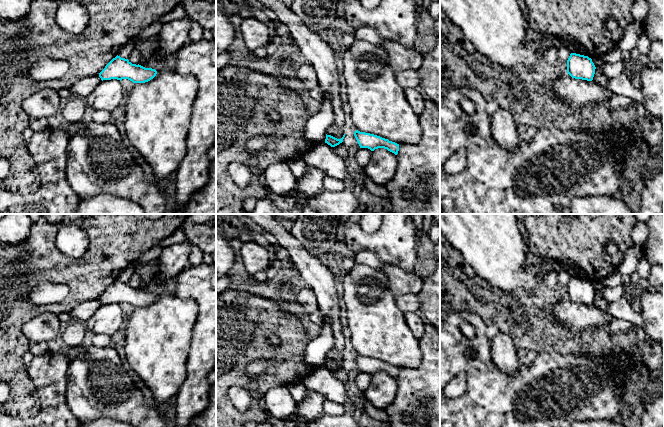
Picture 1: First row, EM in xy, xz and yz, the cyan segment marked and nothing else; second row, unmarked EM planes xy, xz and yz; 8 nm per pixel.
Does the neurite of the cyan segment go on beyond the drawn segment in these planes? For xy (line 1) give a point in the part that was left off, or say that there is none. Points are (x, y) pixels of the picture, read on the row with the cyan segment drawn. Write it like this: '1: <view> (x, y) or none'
1: none

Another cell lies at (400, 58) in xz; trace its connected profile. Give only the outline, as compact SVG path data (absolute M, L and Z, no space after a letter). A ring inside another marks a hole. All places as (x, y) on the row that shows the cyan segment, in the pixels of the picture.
M386 41L379 46L385 50L394 71L418 70L423 63L424 56L414 47L407 48L394 41Z

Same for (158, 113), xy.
M175 69L156 70L156 76L145 83L135 83L126 100L125 133L130 144L151 166L155 178L175 175L186 155L186 138L190 128L198 80Z

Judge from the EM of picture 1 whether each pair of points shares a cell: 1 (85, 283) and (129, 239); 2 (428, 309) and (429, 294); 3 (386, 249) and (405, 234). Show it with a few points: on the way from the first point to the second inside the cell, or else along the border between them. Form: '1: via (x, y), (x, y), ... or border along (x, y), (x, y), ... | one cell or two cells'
1: via (96, 272), (118, 250) | one cell
2: via (429, 305), (429, 298) | one cell
3: via (391, 244), (400, 235) | one cell

